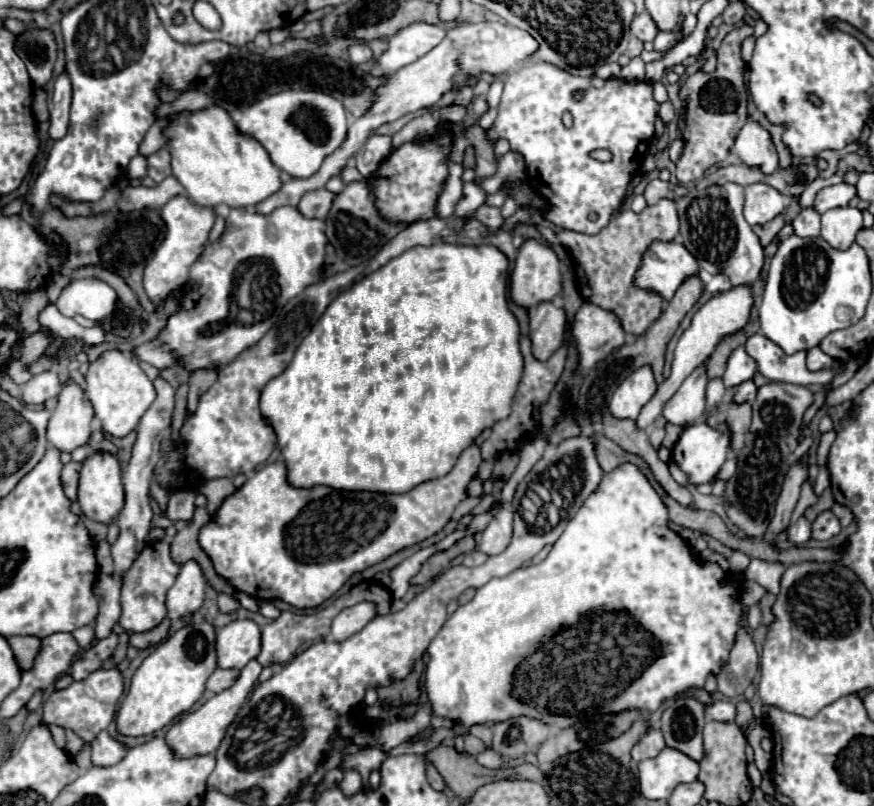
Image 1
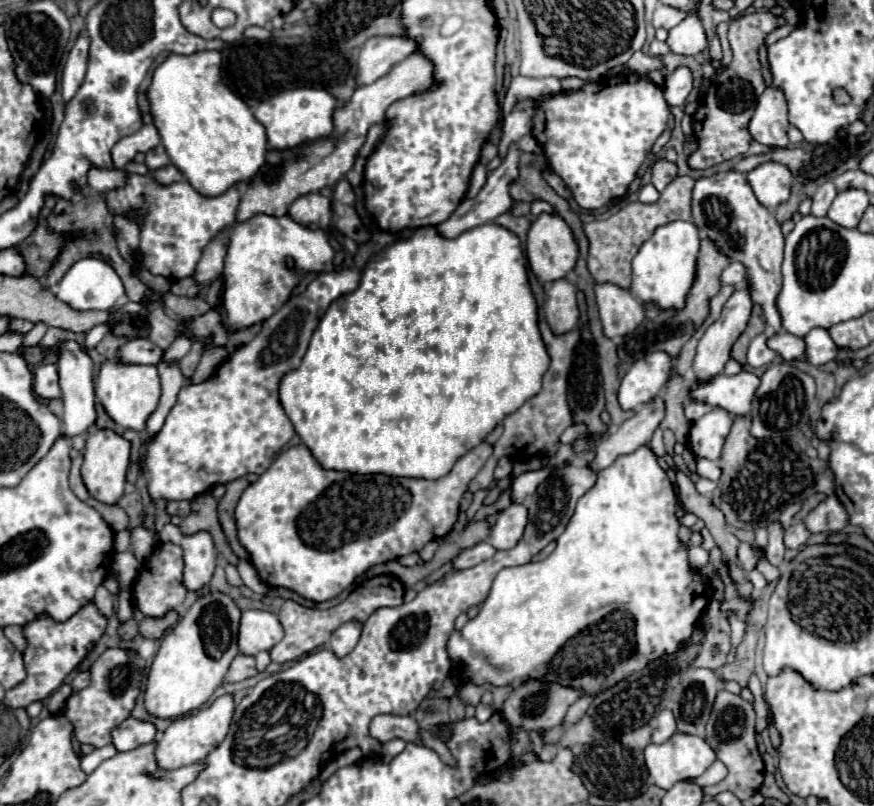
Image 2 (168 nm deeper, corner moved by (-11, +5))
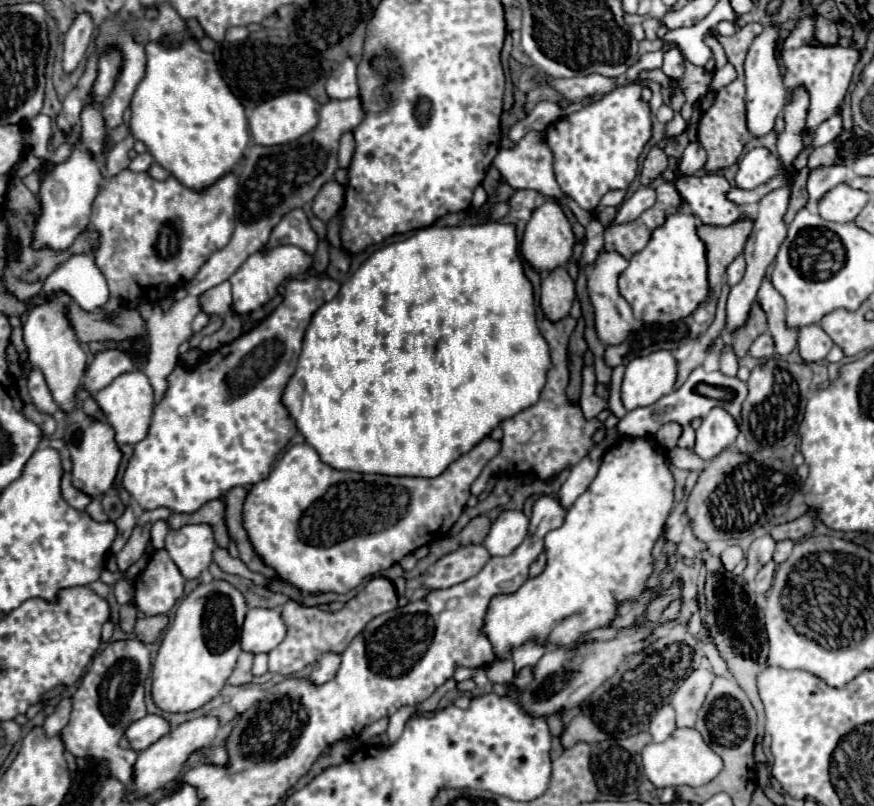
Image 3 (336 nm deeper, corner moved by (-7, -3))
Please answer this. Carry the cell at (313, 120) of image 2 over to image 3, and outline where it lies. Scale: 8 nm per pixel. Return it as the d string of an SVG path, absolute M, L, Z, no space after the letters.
M287 92L287 94L275 96L273 100L259 104L249 118L251 138L255 144L261 144L261 146L287 144L291 140L297 140L305 132L311 132L315 126L317 126L317 102L305 92Z

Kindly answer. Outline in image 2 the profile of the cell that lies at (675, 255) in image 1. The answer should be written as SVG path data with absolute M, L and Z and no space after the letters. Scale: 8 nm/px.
M669 222L659 226L655 234L639 248L633 258L633 286L631 294L643 302L655 302L659 308L681 308L695 278L695 260L699 254L699 232L693 222Z

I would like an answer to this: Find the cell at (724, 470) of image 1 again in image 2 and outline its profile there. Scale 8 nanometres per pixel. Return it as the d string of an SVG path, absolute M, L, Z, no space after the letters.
M697 460L697 474L699 474L701 478L719 480L721 468L719 468L717 462L711 462L711 460Z

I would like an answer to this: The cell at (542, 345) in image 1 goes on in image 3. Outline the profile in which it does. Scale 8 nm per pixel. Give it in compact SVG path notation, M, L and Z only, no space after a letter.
M559 266L545 274L541 282L541 308L553 322L569 316L575 300L575 282L565 266Z

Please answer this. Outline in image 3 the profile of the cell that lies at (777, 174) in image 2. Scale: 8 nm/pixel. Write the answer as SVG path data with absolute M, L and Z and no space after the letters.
M753 148L739 160L735 176L737 188L757 188L779 172L777 158L767 148Z

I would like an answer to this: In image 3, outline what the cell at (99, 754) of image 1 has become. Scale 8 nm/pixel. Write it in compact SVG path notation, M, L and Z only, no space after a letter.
M149 714L137 722L133 722L127 730L125 736L131 742L131 748L135 752L141 752L145 748L149 748L149 744L155 744L161 736L165 736L165 732L169 732L169 722L163 716L157 714Z

